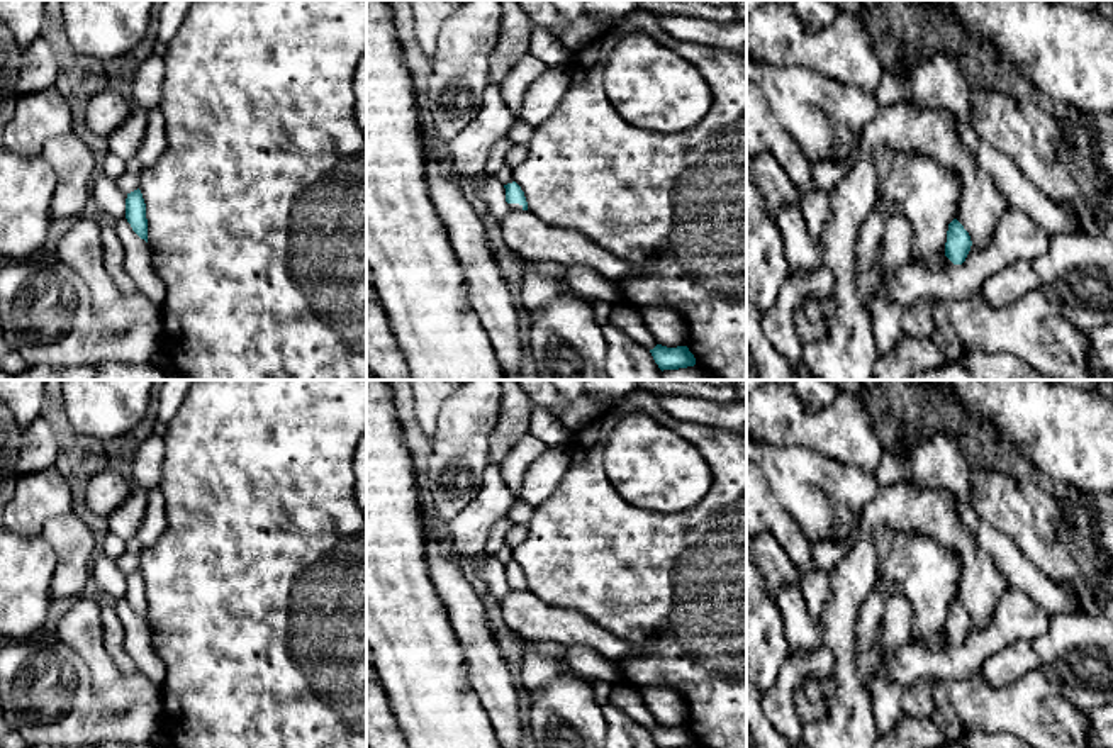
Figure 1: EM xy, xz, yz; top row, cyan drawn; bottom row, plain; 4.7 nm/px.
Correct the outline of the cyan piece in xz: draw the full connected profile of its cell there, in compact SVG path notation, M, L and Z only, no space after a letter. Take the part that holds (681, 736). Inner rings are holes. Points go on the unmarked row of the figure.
M657 724L650 733L658 748L687 748L696 745L696 738L687 726L667 728Z

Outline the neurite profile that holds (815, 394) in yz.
M747 380L747 394L765 383L789 383L796 397L813 412L830 407L840 392L830 380Z

